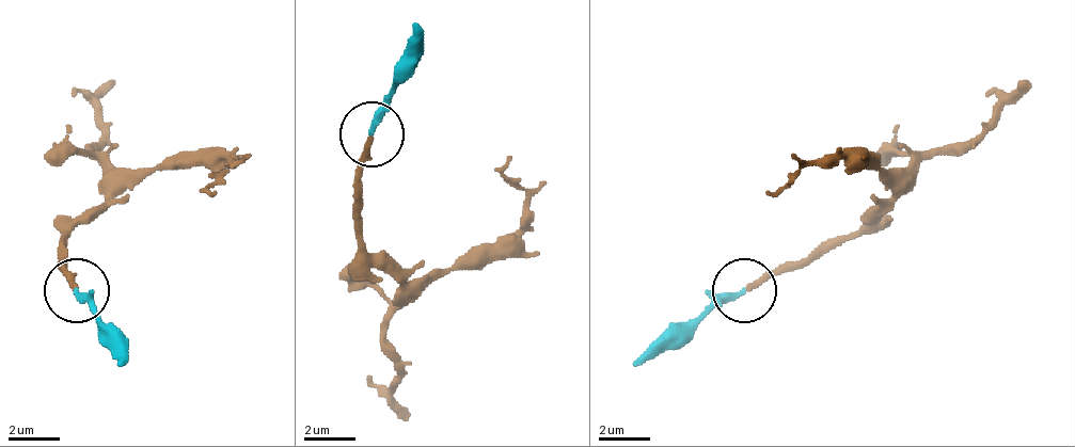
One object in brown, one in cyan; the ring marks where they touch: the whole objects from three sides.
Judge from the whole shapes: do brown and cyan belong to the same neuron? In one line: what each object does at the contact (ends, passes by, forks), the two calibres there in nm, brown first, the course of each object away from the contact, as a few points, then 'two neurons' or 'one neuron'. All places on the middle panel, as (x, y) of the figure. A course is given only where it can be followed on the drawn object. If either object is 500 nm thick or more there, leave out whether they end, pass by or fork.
brown ends there; cyan ends there; 240 nm thick on the brown side, 260 nm on the other; brown runs (369, 139), (363, 249), (428, 274), (460, 261), (486, 261), (519, 229), (525, 196), (505, 171), (512, 158); cyan runs (369, 132), (415, 22); one neuron

